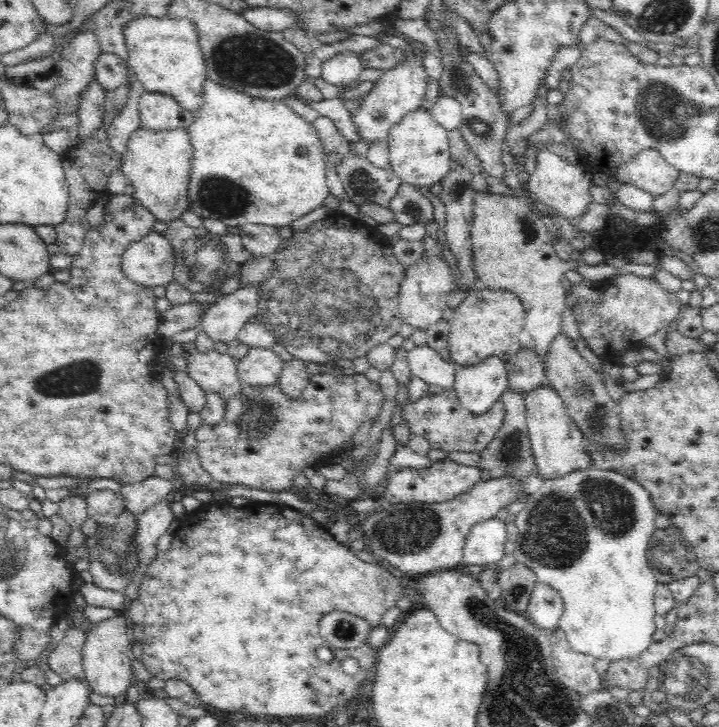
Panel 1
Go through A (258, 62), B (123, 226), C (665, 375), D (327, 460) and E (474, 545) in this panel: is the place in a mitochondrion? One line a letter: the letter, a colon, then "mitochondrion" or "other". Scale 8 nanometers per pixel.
A: mitochondrion
B: other
C: other
D: other
E: other

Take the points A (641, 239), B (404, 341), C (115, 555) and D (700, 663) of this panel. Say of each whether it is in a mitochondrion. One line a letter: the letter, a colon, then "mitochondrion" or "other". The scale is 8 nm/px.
A: other
B: other
C: mitochondrion
D: mitochondrion

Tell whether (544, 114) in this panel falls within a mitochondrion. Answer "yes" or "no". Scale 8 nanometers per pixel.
no

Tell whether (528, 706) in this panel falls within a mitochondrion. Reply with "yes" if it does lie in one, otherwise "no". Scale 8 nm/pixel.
yes

